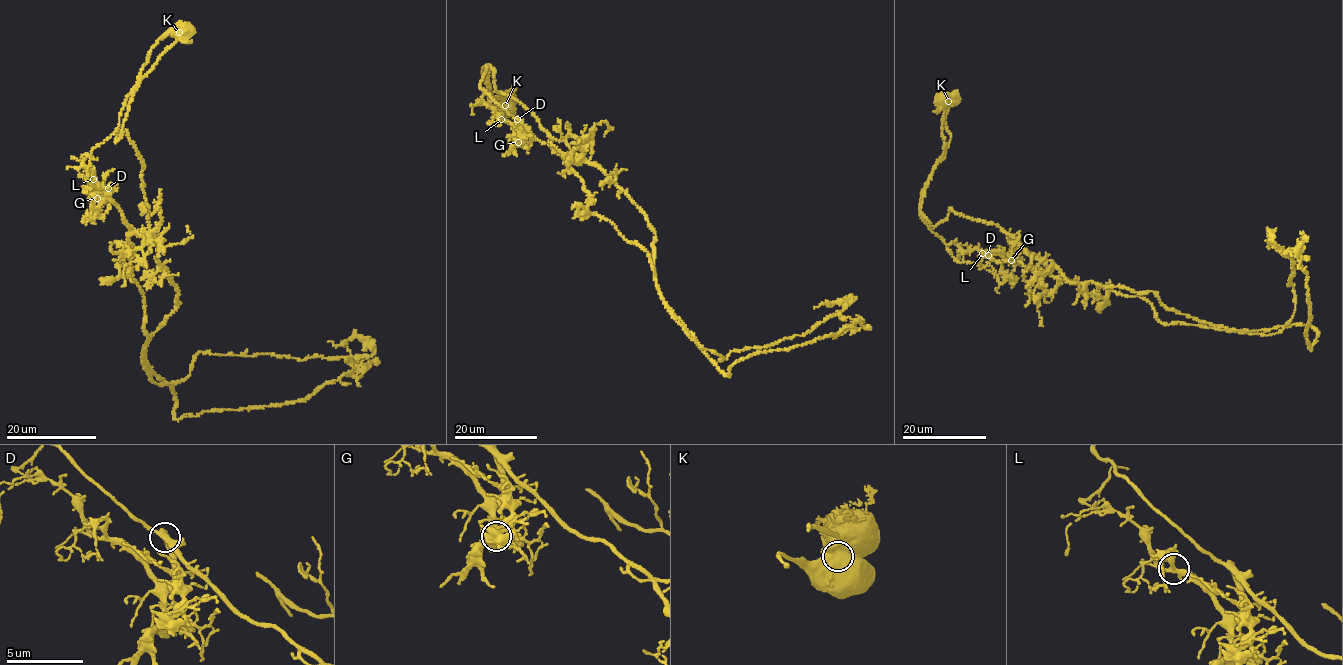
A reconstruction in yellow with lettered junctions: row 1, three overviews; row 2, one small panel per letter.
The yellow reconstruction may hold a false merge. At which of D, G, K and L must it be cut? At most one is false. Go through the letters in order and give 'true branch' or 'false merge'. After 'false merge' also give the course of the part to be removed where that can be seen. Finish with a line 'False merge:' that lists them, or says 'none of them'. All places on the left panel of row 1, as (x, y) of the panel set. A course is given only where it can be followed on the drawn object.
D: true branch
G: true branch
K: false merge; course (179, 32), (116, 142), (142, 164), (178, 292), (146, 363), (182, 418), (309, 398), (355, 368), (342, 342)
L: true branch
False merge: K

